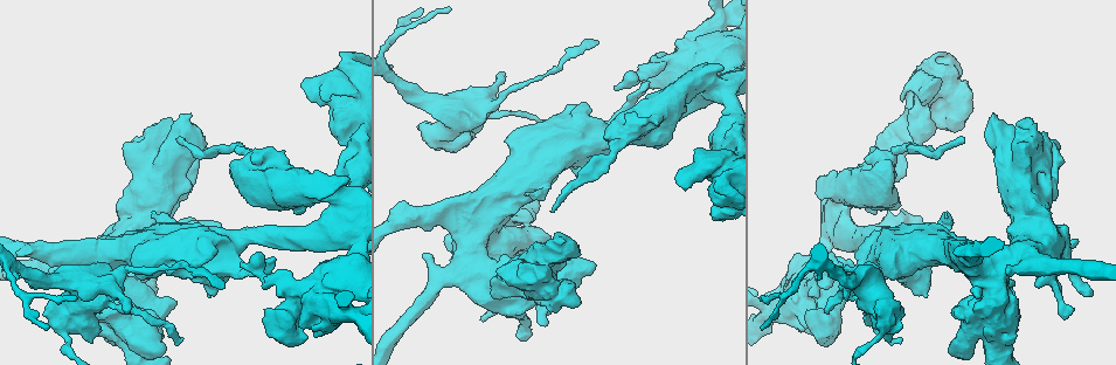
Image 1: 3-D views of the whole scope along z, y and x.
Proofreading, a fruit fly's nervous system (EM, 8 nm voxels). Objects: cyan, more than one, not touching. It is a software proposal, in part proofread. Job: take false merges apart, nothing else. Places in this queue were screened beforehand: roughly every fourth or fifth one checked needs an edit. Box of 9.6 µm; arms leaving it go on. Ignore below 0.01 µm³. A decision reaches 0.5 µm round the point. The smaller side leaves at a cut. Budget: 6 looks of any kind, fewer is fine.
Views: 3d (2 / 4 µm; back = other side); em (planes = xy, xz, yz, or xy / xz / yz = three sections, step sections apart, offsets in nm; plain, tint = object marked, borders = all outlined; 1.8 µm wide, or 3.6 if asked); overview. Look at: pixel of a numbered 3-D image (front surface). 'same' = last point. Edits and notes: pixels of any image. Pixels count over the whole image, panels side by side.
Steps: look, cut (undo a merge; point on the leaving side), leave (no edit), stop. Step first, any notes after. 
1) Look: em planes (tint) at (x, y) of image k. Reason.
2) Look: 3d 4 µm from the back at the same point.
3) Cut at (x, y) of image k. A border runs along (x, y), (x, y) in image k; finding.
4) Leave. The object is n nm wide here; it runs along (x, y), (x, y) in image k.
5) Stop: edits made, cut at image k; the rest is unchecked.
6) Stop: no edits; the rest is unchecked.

Look: em xy step 16 (tint) at (262, 273) of image 1.

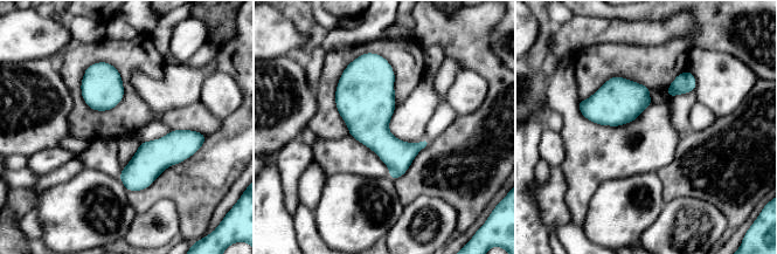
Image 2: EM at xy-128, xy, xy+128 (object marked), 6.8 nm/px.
Leave. The object is 320 nm wide here; all the same neuron.

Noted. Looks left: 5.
Look: 3d 4 µm from the back at (88, 281) of image 1. Abrupt turn.

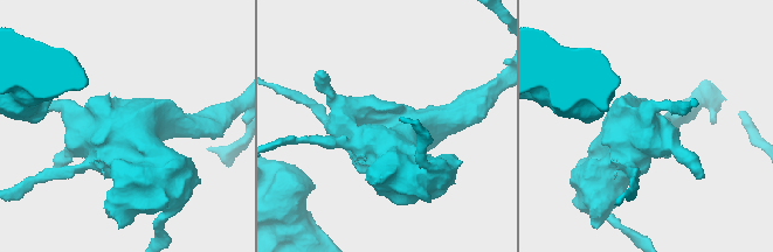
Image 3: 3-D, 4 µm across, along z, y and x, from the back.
Look: em yz step 16 (tint) at (386, 122) of image 3.

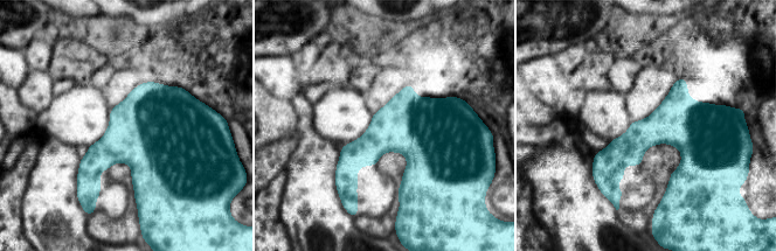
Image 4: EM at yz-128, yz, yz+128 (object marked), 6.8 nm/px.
Look: em planes (tint) at the same point.

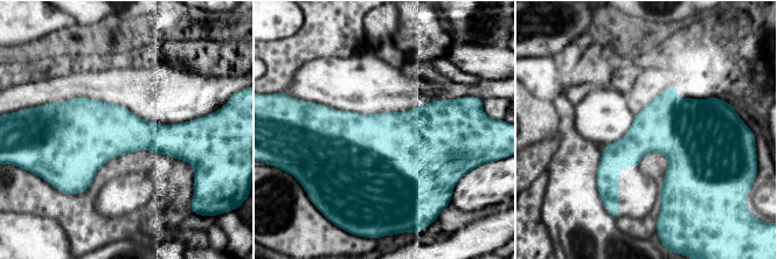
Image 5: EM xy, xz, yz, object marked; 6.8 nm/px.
Leave. The object is 400 nm wide here; continuous, no second neuron.

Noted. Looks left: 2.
Look: em xy step 8 (tint) at (531, 219) of image 1. Closes a loop.

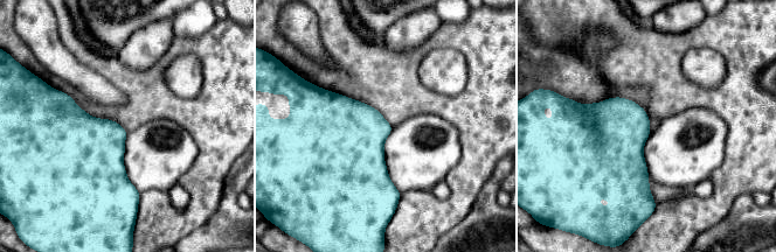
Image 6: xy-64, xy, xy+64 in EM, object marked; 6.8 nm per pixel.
Look: em planes (borders) at the same point.

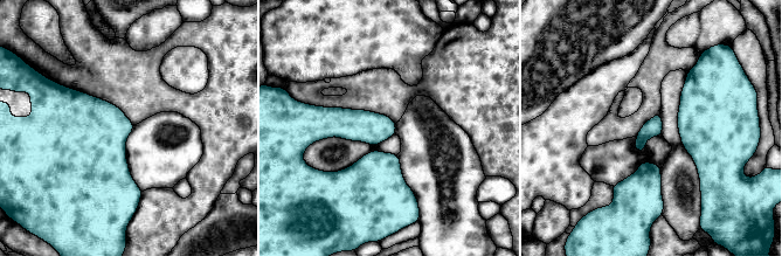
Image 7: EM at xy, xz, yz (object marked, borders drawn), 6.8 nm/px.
Leave. One neuron here.

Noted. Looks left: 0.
Stop: no edits; the rest is unchecked.

